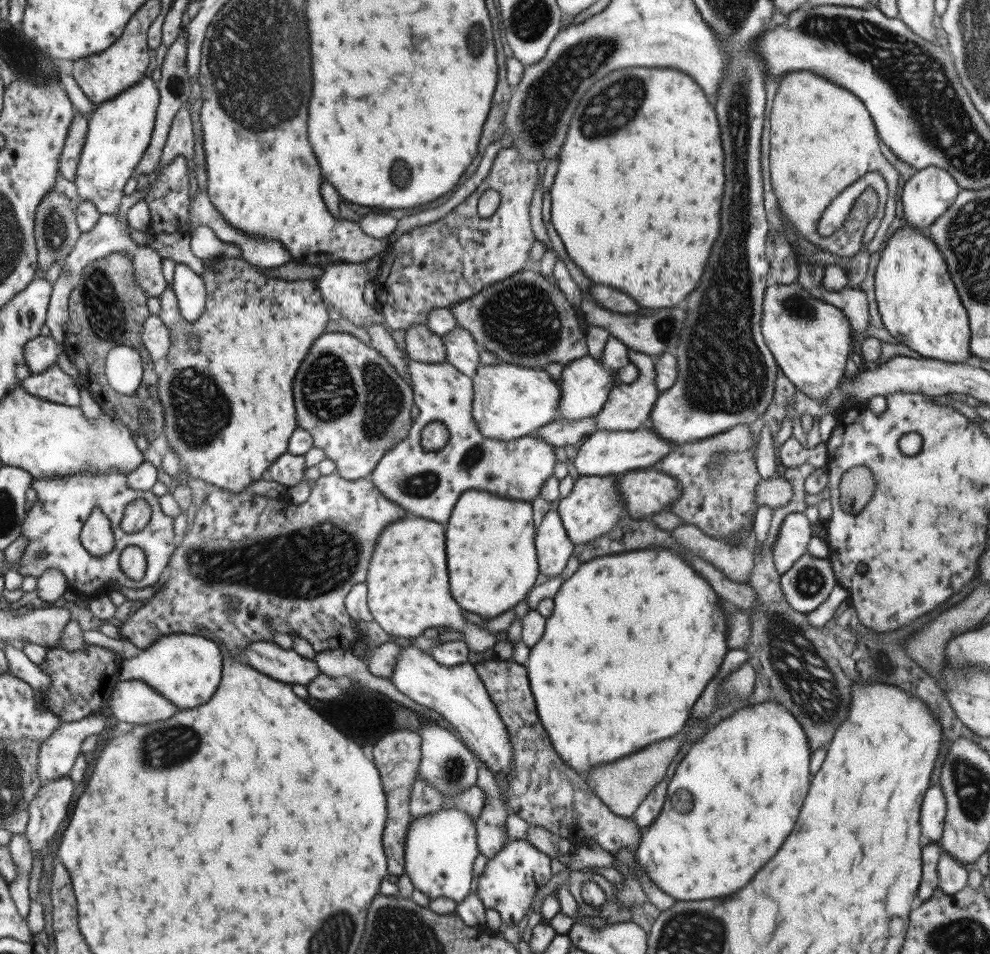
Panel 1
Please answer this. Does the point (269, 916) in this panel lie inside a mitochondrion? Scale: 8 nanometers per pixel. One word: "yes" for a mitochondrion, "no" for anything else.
no

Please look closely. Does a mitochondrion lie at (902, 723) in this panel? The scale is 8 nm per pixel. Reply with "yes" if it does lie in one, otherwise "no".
no

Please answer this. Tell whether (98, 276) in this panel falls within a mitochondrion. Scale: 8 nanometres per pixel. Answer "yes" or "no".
yes

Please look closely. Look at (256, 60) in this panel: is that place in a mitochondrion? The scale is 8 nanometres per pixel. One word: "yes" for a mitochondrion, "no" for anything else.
yes

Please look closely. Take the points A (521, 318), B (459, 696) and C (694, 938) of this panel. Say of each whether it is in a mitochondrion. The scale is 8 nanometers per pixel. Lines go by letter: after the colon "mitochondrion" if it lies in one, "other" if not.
A: mitochondrion
B: other
C: mitochondrion

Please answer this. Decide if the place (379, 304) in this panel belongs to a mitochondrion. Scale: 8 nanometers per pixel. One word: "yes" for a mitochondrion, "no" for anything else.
no

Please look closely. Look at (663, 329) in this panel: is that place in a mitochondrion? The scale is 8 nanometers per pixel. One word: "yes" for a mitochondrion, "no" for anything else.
yes

